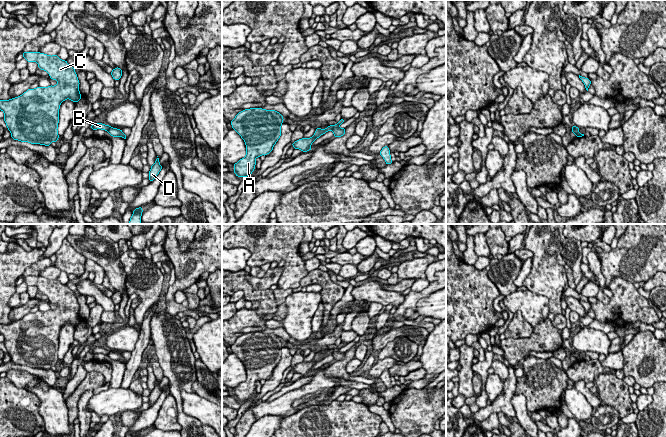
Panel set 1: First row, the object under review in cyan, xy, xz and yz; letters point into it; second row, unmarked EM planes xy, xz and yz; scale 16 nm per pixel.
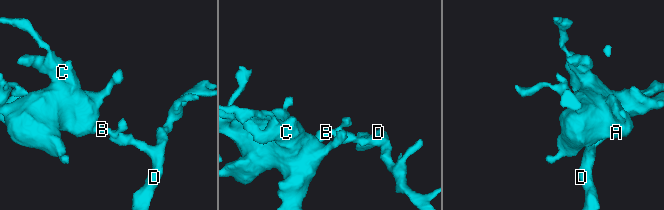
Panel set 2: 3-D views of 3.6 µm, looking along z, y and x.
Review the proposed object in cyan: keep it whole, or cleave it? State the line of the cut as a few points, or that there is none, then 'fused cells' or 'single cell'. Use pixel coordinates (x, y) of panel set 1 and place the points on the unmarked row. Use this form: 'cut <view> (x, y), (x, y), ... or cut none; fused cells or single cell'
cut xy (110, 351), (107, 354); fused cells

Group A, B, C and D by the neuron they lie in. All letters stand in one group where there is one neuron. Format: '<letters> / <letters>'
A B C / D

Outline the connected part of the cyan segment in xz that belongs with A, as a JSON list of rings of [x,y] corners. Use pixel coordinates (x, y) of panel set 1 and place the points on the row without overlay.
[[[250,332],[239,336],[230,346],[246,369],[246,380],[233,388],[237,401],[251,399],[255,394],[255,383],[273,374],[281,360],[283,344],[283,340],[273,333]]]

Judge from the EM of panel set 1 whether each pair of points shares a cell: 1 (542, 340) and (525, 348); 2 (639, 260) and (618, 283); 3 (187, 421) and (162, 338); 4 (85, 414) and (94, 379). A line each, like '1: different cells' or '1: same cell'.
1: same cell
2: different cells
3: same cell
4: different cells

